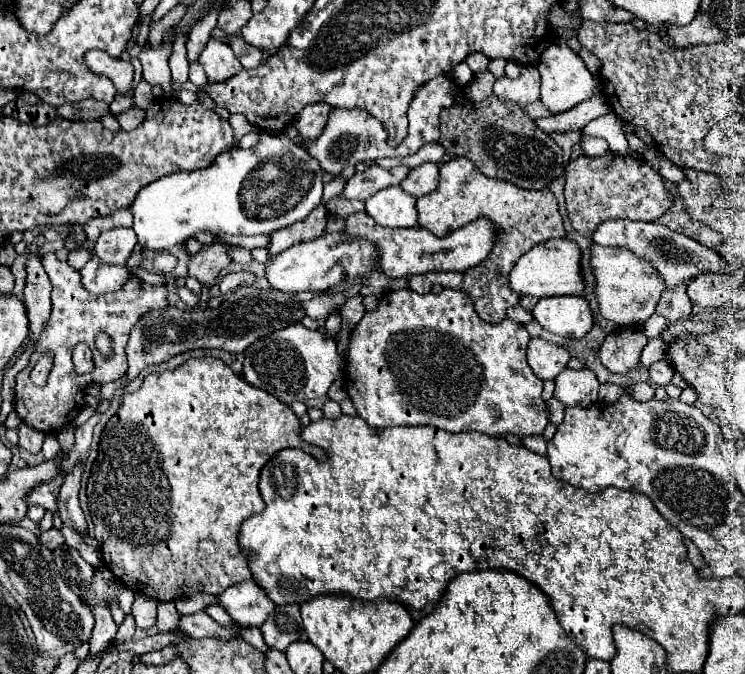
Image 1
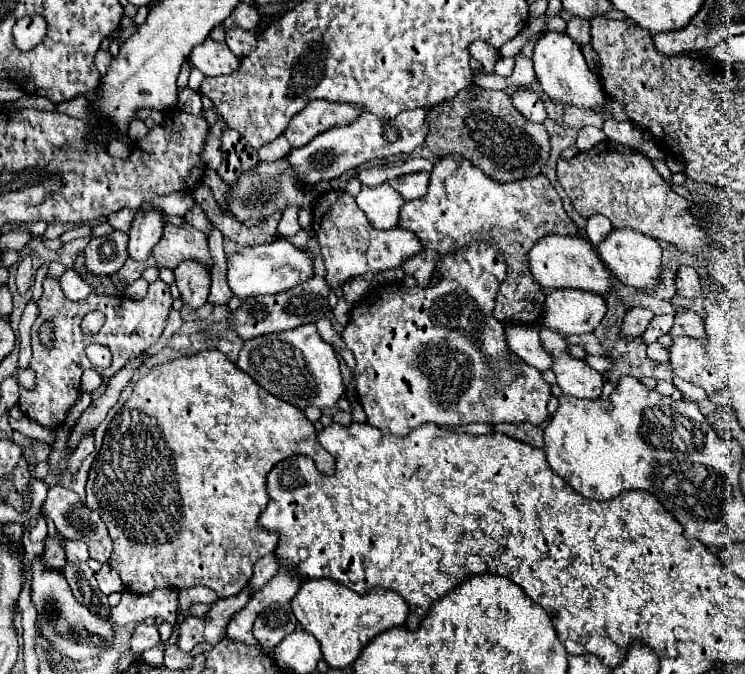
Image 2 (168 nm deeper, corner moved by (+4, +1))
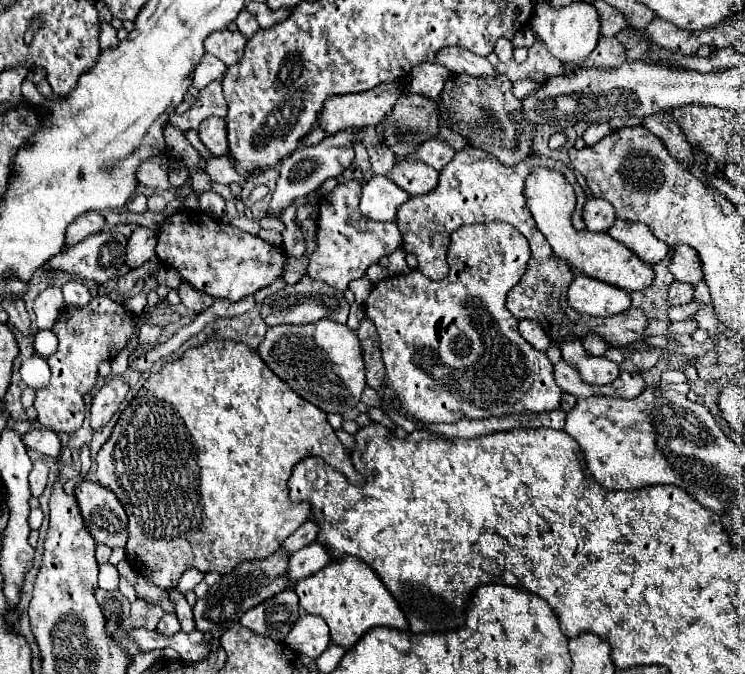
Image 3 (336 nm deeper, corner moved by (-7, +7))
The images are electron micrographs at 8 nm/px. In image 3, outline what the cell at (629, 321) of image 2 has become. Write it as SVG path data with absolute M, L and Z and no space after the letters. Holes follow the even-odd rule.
M673 281L669 287L669 305L685 305L693 301L693 289L689 283Z

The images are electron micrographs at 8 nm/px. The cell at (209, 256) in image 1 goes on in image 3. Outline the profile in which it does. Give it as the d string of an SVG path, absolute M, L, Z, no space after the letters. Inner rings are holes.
M181 283L179 289L177 289L177 293L179 293L179 297L181 297L181 303L183 303L187 309L195 311L195 313L201 313L201 311L205 311L209 305L213 305L213 299L211 299L209 295L203 295L201 291L195 291L193 287L187 287L187 283Z

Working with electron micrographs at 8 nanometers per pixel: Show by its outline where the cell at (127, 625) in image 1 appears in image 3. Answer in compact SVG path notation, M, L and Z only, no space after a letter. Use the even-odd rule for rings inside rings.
M165 613L157 625L157 631L163 633L163 635L175 635L177 631L181 631L179 627L179 621L175 617L175 613Z

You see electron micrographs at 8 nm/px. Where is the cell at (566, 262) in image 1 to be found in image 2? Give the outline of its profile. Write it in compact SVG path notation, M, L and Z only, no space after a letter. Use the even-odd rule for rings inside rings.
M546 235L542 237L528 253L528 269L532 279L544 289L544 291L554 291L554 289L582 289L582 291L592 291L592 293L606 293L610 289L610 273L604 269L604 265L598 261L596 251L592 245L580 237L562 237L562 235Z

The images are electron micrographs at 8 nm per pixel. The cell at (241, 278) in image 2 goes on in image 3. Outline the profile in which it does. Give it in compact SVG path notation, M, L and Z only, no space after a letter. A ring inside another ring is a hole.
M177 211L159 227L155 253L161 263L175 267L185 283L211 297L239 301L271 285L283 275L287 257L281 247L249 235L227 221L203 211Z

